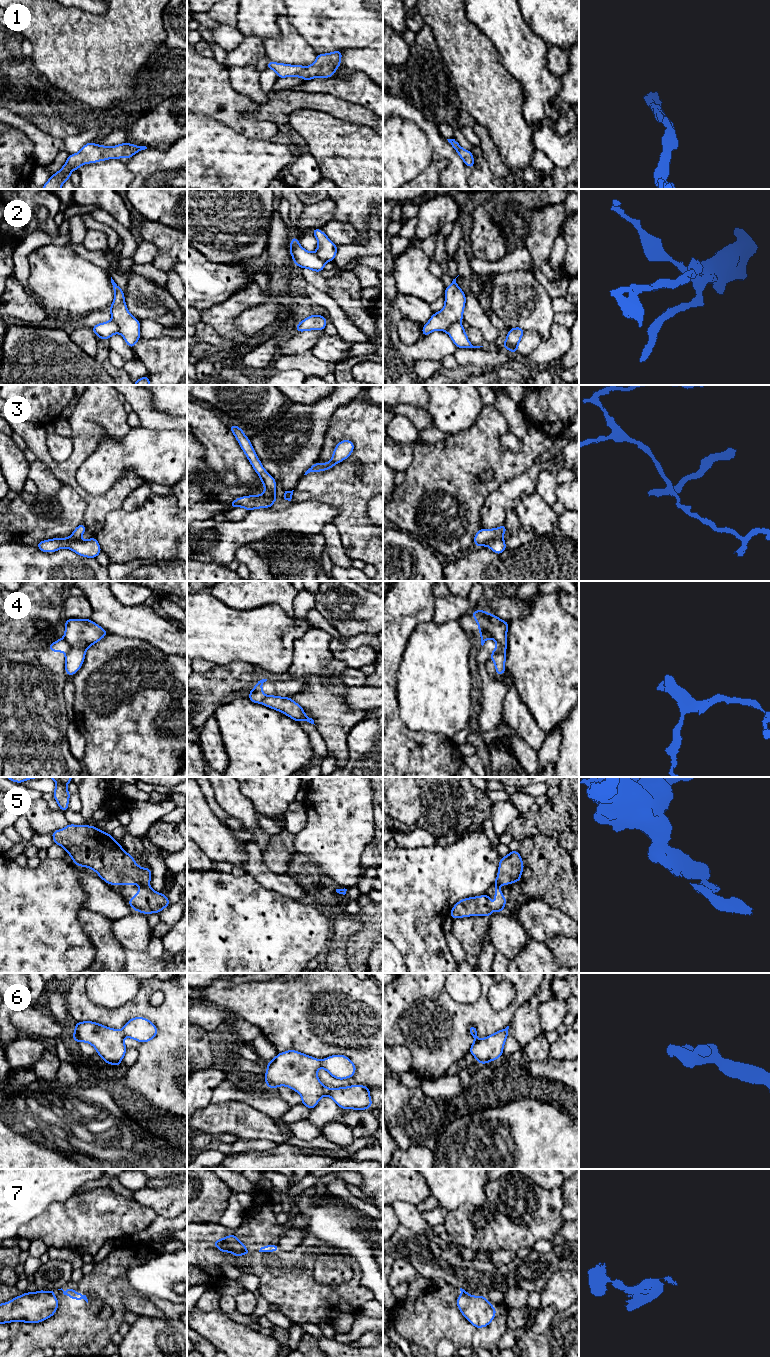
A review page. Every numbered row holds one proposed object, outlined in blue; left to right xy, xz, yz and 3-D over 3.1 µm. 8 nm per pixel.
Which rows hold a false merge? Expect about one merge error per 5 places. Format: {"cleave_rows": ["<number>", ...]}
{"cleave_rows": ["2", "3", "4", "7"]}

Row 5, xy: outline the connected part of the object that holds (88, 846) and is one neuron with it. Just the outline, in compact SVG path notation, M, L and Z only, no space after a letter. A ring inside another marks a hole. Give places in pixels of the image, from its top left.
M68 824L51 833L54 843L63 847L73 863L94 870L107 884L140 885L136 895L128 899L134 911L160 913L171 902L163 893L154 891L149 883L151 870L135 863L109 833L95 826Z

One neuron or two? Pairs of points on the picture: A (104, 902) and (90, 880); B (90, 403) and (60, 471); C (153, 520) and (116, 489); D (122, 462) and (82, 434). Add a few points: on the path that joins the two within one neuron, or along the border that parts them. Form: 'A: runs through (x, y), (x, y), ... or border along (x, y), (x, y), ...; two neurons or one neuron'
A: runs through (101, 897), (93, 885); one neuron
B: runs through (89, 421), (85, 442), (78, 456); one neuron
C: border along (120, 507), (112, 510), (103, 523); two neurons
D: border along (120, 439), (105, 433), (97, 447), (82, 463); two neurons

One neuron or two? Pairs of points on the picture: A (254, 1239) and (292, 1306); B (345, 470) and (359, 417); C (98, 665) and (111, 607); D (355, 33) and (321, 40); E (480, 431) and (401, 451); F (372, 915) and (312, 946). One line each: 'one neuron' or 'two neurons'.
A: one neuron
B: one neuron
C: one neuron
D: one neuron
E: two neurons
F: two neurons

